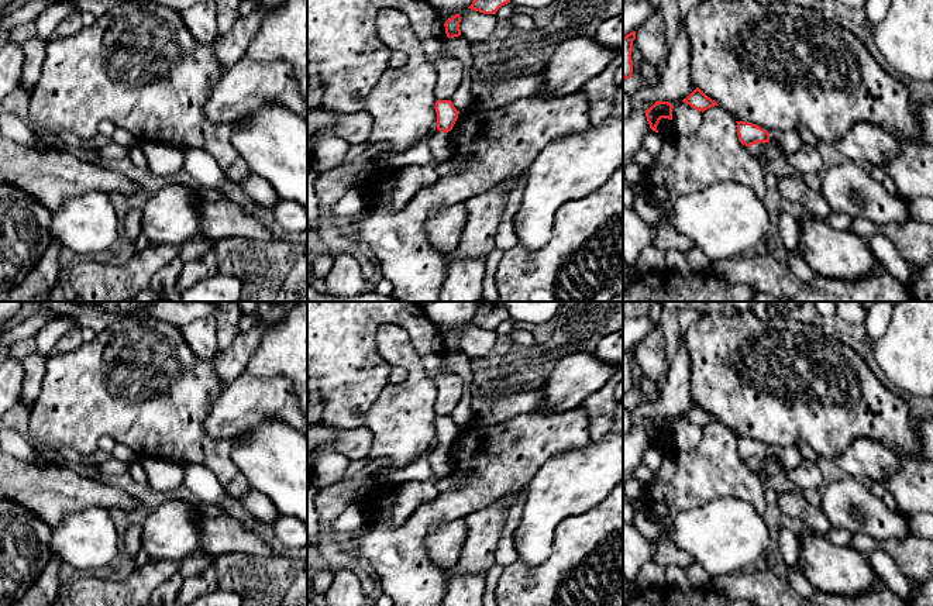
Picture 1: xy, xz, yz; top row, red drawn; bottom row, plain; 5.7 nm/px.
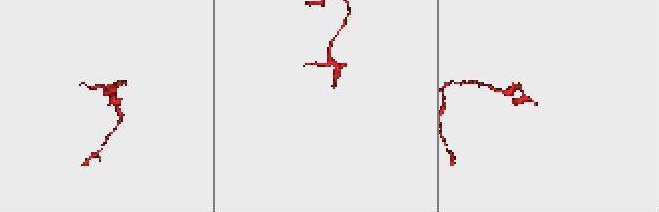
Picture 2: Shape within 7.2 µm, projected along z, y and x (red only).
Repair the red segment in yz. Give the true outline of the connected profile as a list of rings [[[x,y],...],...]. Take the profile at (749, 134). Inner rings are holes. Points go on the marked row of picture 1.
[[[736,123],[739,140],[746,147],[751,147],[757,142],[772,142],[778,145],[785,154],[793,154],[798,152],[803,145],[796,130],[768,132],[753,123]]]

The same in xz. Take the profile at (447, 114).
[[[437,100],[437,131],[430,137],[430,149],[433,162],[428,165],[409,165],[397,169],[383,185],[390,193],[390,207],[393,210],[403,209],[414,194],[424,186],[438,180],[435,165],[451,159],[447,132],[452,130],[459,111],[451,100]]]

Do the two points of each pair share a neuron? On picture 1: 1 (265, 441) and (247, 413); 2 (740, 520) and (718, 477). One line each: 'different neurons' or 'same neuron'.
1: different neurons
2: different neurons

